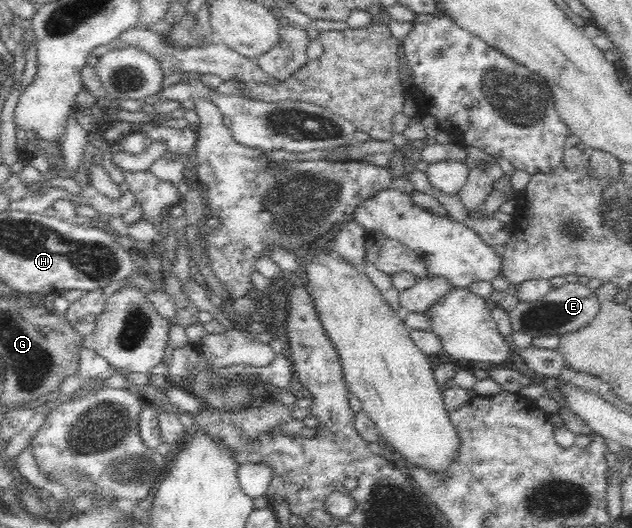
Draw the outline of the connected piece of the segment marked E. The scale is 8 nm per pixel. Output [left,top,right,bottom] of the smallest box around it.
[509,281,600,337]

